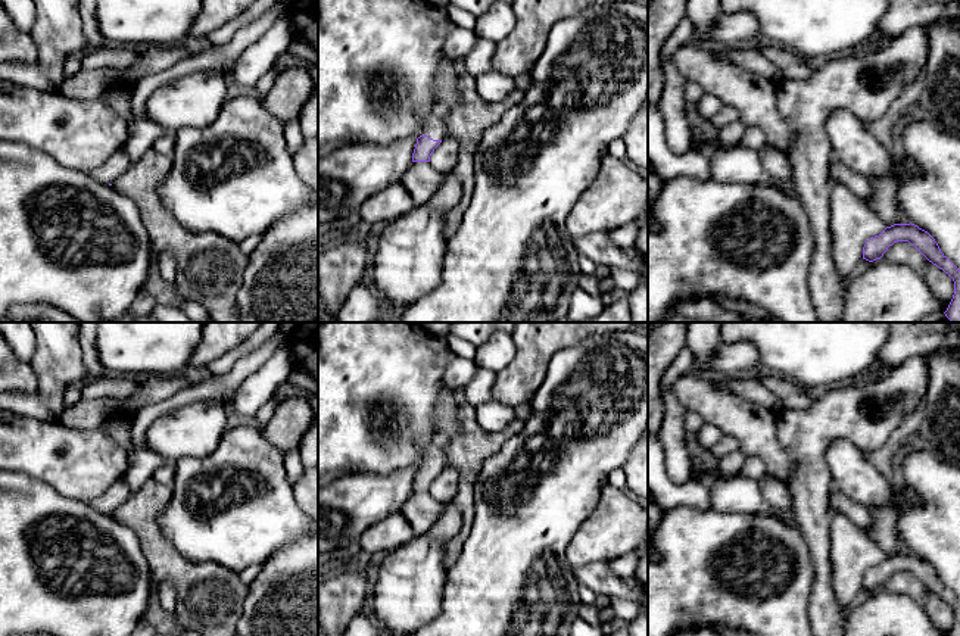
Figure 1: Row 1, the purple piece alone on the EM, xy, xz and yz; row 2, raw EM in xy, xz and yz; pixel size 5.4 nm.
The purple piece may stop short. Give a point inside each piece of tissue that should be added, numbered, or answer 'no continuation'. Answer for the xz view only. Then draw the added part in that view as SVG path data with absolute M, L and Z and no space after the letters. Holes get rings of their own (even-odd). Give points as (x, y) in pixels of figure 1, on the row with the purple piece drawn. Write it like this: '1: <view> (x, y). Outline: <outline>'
1: xz (435, 119). Outline: M434 106L431 109L424 110L423 113L424 121L424 132L433 140L443 140L446 134L446 110L440 106Z

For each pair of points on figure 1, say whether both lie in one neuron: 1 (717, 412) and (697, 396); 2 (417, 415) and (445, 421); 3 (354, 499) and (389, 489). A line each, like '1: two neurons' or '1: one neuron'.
1: one neuron
2: two neurons
3: one neuron

